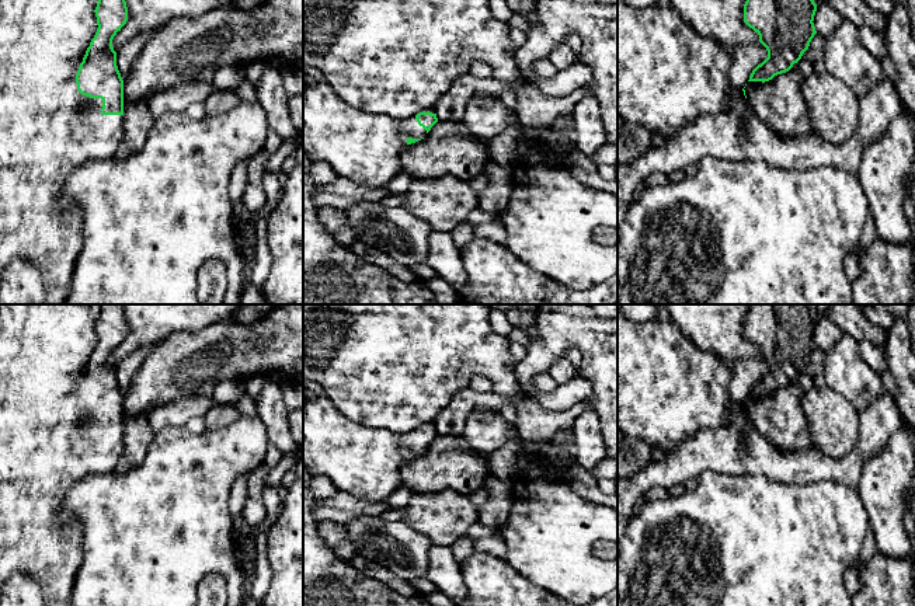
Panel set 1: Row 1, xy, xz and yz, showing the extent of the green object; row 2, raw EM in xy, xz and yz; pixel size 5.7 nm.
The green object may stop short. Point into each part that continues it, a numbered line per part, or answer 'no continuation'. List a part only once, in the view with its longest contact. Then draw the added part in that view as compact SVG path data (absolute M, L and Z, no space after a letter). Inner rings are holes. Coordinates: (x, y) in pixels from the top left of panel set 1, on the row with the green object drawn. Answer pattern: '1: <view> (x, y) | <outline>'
1: xy (44, 136) | M0 0L0 282L6 268L25 260L42 276L46 304L65 304L77 255L83 245L83 213L77 203L63 206L59 202L67 175L88 160L114 157L123 137L123 115L102 115L102 100L90 98L79 93L76 74L87 48L97 32L95 7L98 0Z

